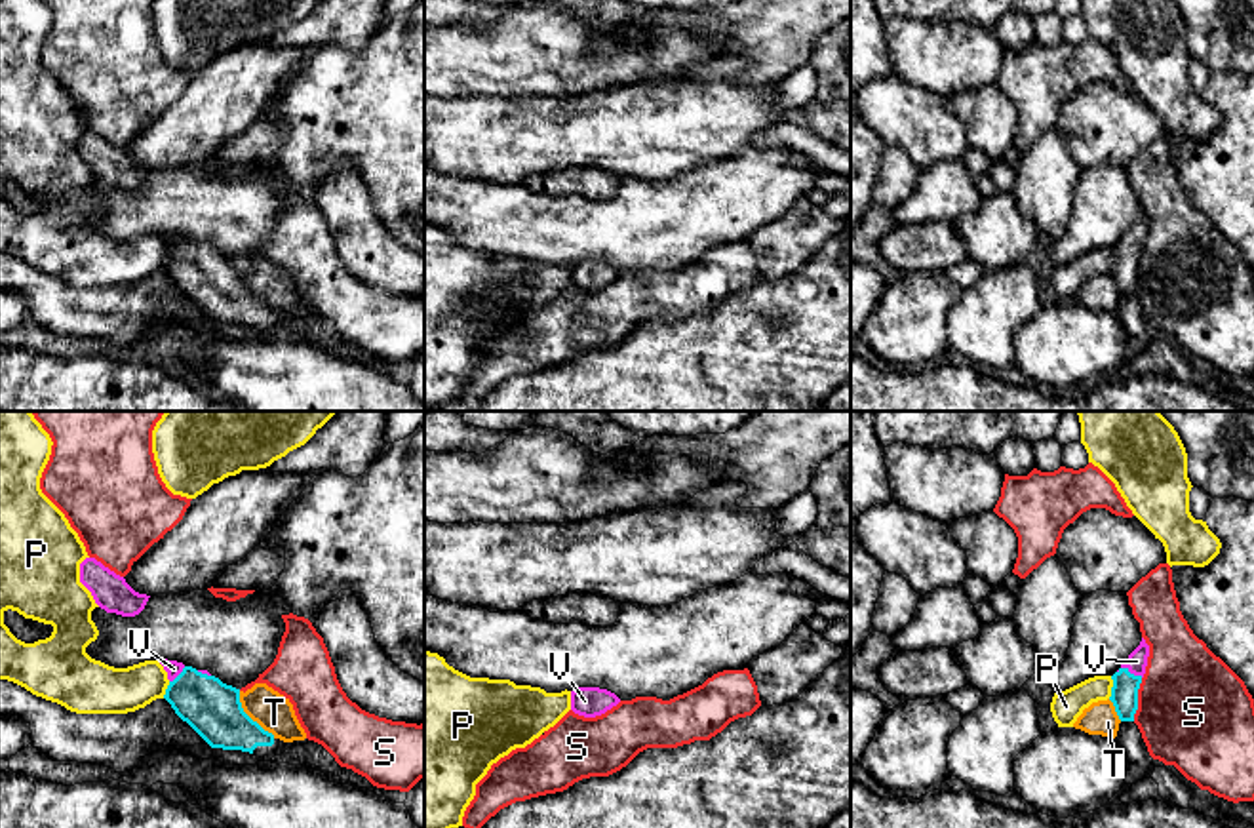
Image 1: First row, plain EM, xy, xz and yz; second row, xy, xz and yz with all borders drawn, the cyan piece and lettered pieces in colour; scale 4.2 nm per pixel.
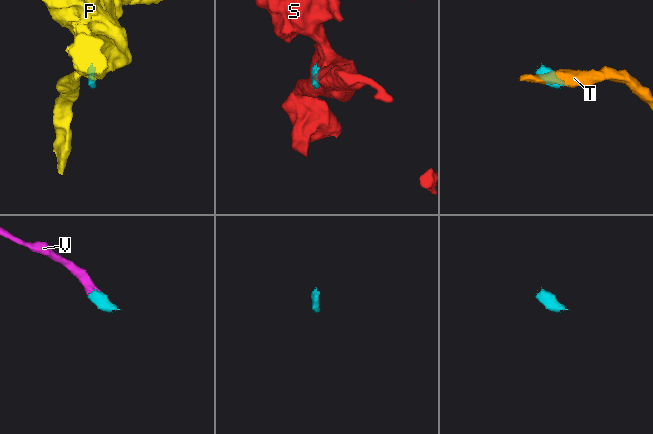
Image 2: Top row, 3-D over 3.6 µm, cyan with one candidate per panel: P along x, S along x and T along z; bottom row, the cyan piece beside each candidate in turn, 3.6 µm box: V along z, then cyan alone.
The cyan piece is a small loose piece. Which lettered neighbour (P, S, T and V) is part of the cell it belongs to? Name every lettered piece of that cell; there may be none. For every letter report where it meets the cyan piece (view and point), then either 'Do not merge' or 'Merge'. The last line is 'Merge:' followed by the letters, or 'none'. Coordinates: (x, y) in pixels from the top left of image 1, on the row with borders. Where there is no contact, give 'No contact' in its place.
P: Touches cyan at yz (1112, 688). Do not merge
S: Touches cyan at yz (1136, 699). Do not merge
T: Touches cyan at xy (248, 716). Do not merge
V: Touches cyan at yz (1129, 672). Merge
Merge: V

